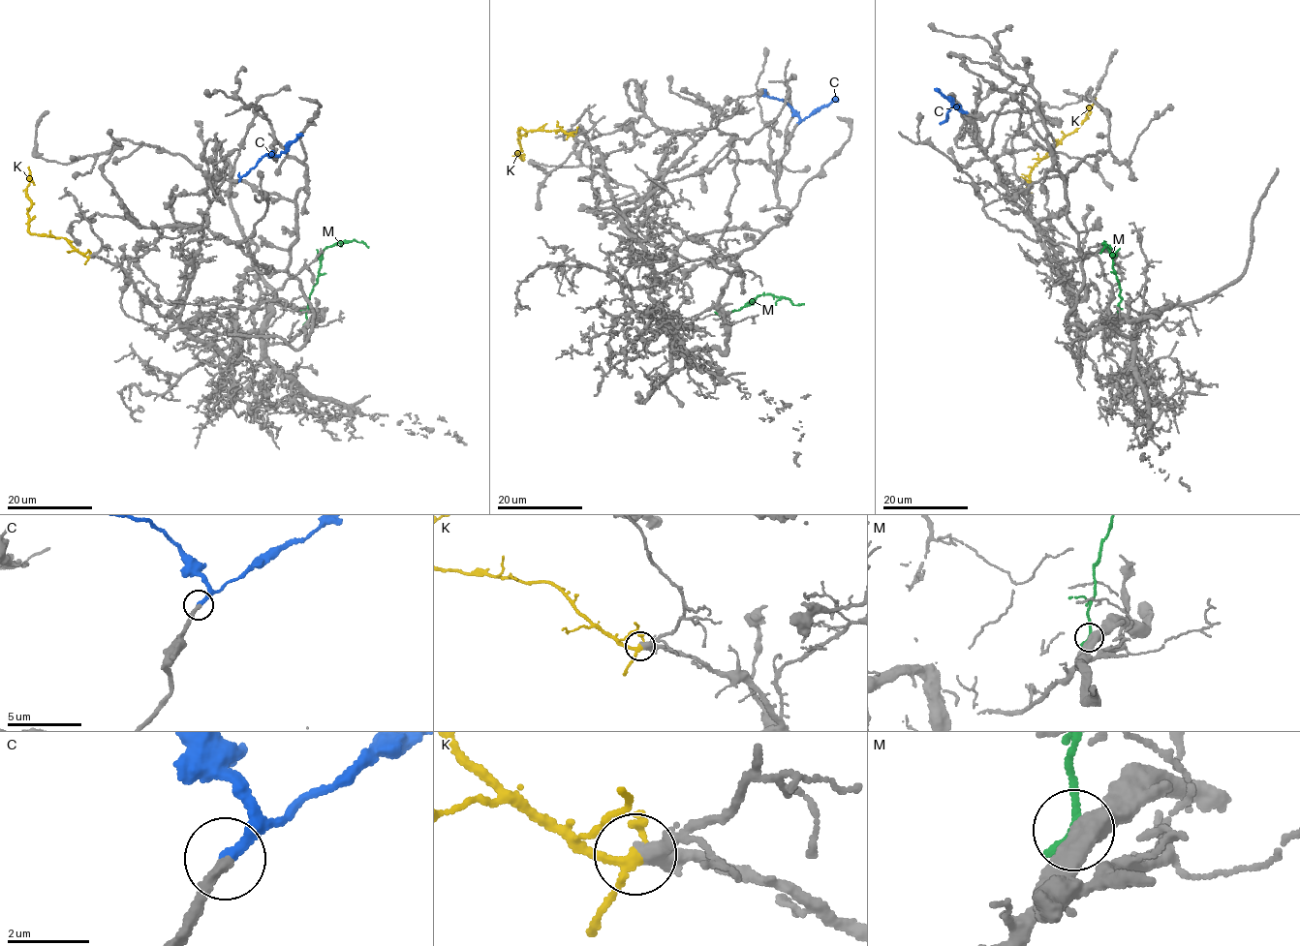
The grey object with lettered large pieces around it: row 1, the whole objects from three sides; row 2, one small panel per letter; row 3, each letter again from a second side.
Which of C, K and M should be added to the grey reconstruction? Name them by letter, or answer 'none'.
C, K

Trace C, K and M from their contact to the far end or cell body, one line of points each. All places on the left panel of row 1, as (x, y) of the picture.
C: (276, 156), (264, 156), (238, 182)
K: (90, 256), (83, 256), (63, 237), (30, 232), (27, 214), (32, 203), (26, 186), (28, 167)
M: (307, 321), (308, 300), (316, 283), (323, 251), (339, 242), (355, 240), (364, 242), (368, 248)

